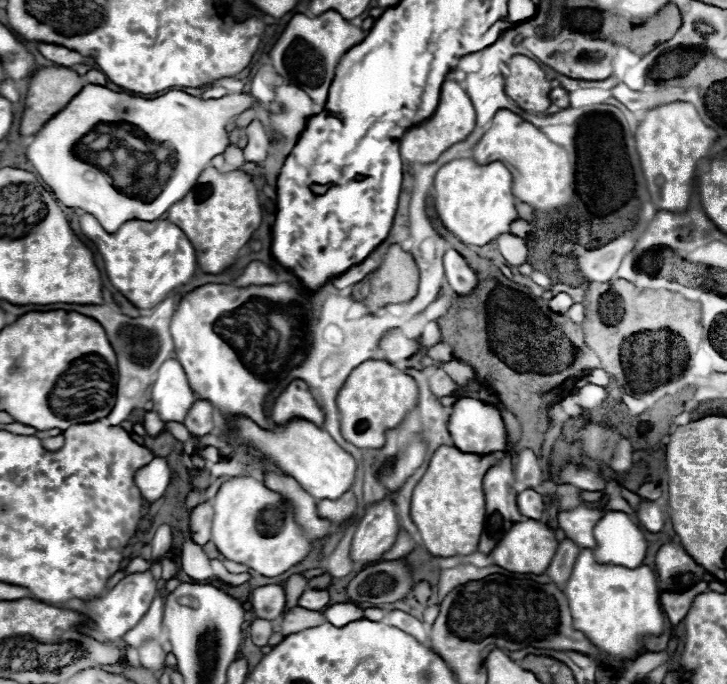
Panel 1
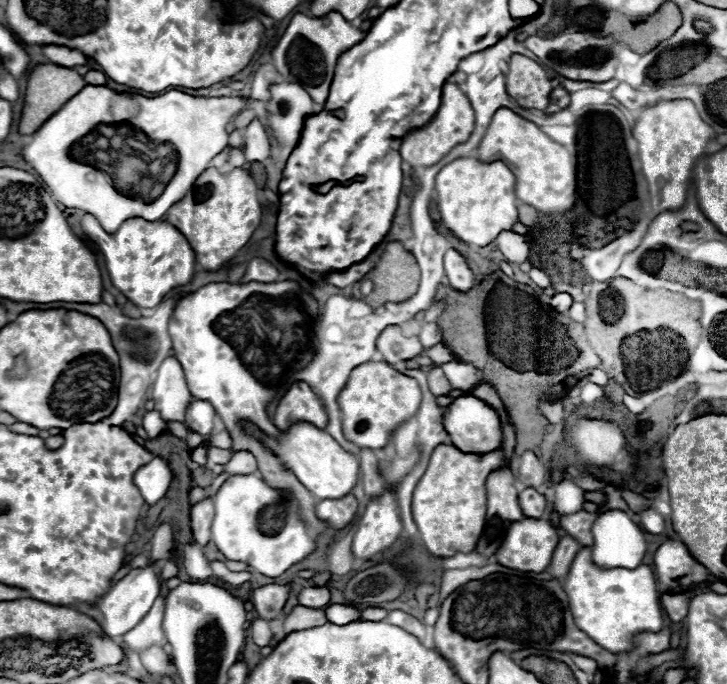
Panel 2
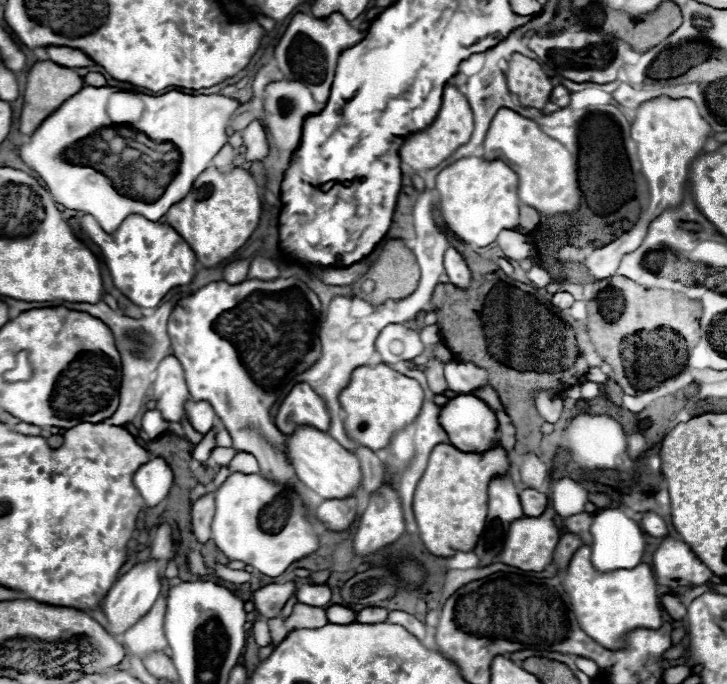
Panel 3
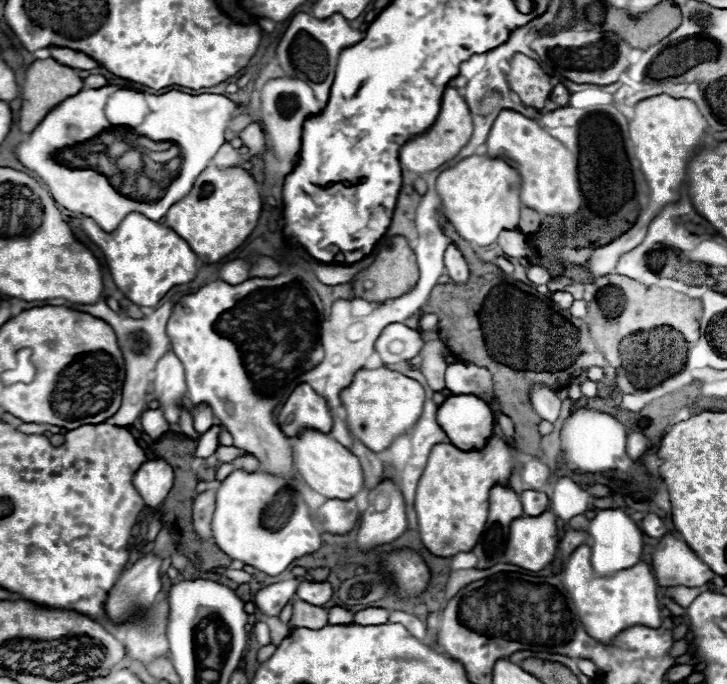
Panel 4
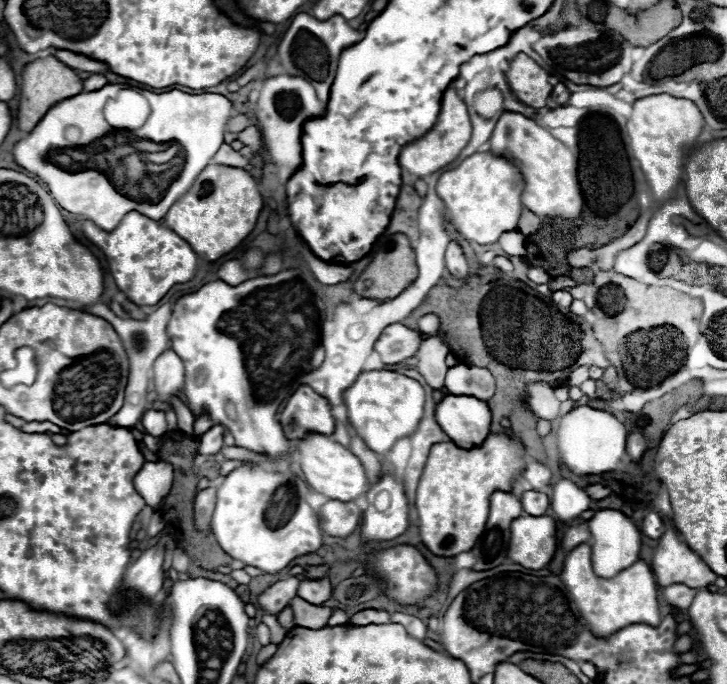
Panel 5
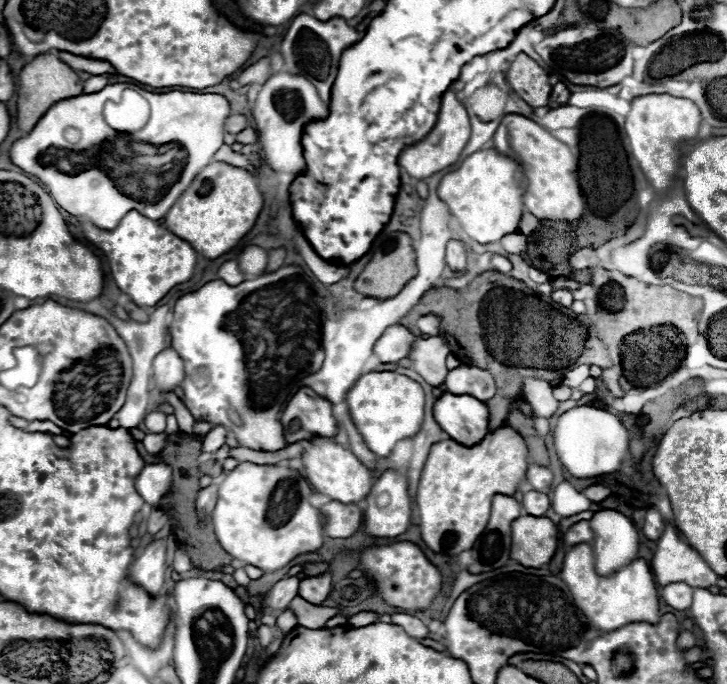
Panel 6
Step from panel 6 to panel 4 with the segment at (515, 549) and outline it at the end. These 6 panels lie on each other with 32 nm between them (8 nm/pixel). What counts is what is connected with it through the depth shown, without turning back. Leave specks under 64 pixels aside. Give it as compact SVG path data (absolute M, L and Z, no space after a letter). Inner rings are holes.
M546 510L542 516L522 516L510 524L504 560L524 570L544 570L554 560L558 546L556 516Z

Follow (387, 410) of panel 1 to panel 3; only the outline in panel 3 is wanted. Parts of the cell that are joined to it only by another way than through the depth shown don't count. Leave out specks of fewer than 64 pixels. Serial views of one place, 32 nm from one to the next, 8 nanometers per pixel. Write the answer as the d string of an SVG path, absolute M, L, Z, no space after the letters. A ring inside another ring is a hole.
M388 364L378 366L362 366L352 372L350 384L340 392L340 406L344 410L344 430L350 440L370 450L382 450L390 444L392 436L410 424L424 400L424 392L414 378L408 378Z

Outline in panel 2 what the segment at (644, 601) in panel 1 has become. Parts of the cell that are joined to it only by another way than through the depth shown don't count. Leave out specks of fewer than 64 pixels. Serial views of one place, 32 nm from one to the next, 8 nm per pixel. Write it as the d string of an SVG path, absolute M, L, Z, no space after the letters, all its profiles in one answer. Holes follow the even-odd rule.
M580 548L568 578L564 580L564 592L568 594L576 626L612 654L630 652L634 648L636 634L660 632L664 626L662 606L658 604L656 578L652 568L646 564L640 564L634 570L600 568L592 560L592 548Z

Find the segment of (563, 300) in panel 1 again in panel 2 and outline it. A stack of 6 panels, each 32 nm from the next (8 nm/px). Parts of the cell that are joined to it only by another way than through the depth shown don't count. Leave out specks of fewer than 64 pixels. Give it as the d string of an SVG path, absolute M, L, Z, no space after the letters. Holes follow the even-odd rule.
M560 292L556 294L552 300L550 300L550 306L556 310L556 312L566 312L570 306L572 306L572 296L566 294L566 292Z

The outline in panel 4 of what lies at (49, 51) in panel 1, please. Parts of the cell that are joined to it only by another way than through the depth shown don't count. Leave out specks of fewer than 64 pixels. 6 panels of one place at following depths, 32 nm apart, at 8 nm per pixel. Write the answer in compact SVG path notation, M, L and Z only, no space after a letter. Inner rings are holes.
M50 48L50 56L70 68L80 68L80 70L92 70L98 68L100 64L96 64L94 60L90 60L90 56L86 56L84 52L74 52L70 48Z

